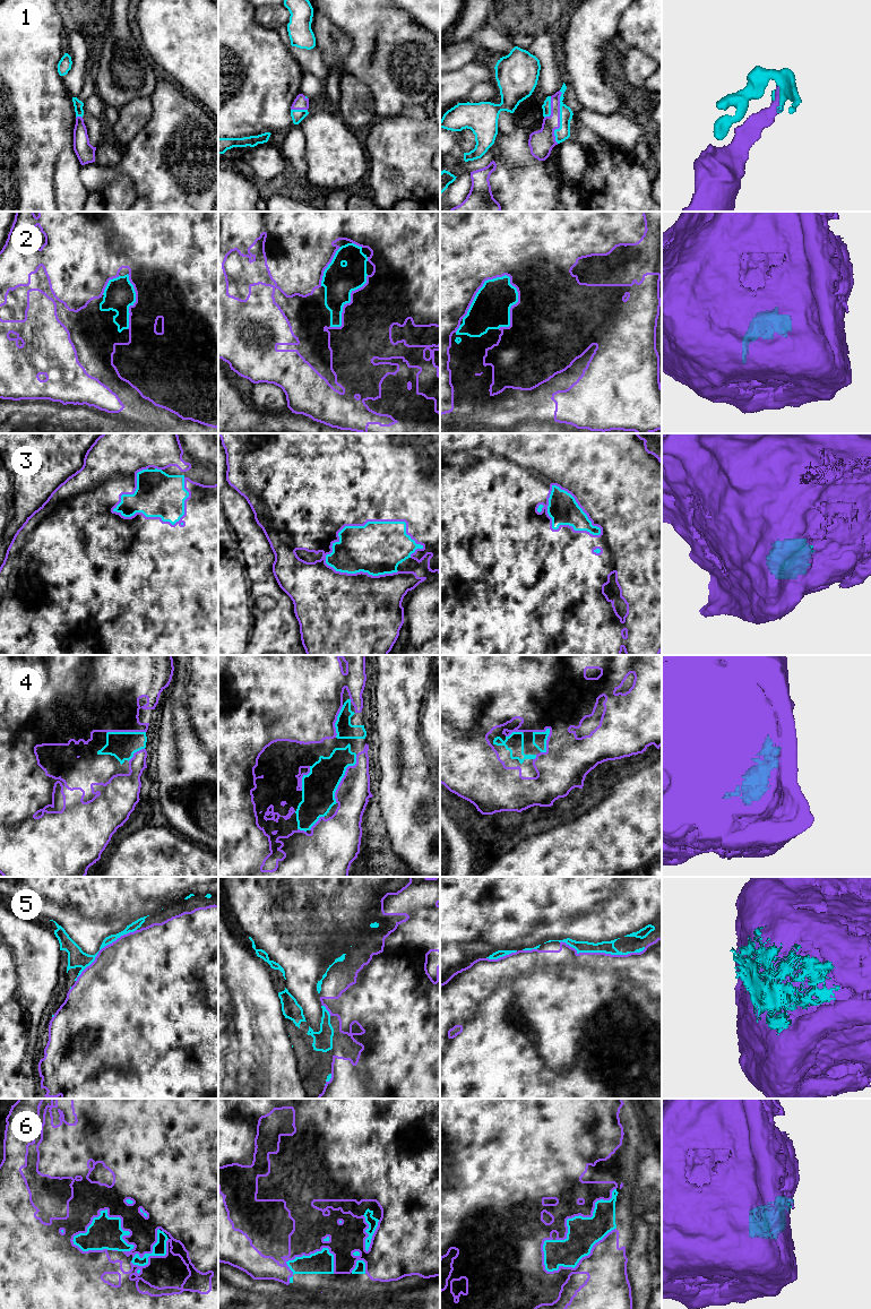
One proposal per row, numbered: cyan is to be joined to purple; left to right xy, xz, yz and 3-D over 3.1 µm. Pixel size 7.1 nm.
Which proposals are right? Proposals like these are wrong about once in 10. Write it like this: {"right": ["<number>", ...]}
{"right": ["1", "2", "3", "4", "5", "6"]}

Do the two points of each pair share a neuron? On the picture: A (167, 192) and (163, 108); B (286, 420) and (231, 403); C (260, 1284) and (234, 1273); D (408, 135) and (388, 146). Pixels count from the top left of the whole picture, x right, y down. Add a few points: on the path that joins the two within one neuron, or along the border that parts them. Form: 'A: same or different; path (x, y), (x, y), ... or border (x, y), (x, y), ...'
A: same; path (158, 171), (155, 168), (163, 129)
B: same; path (273, 421), (255, 421), (244, 416)
C: same; path (253, 1284), (241, 1279)
D: same; path (404, 139), (397, 146), (393, 146)

